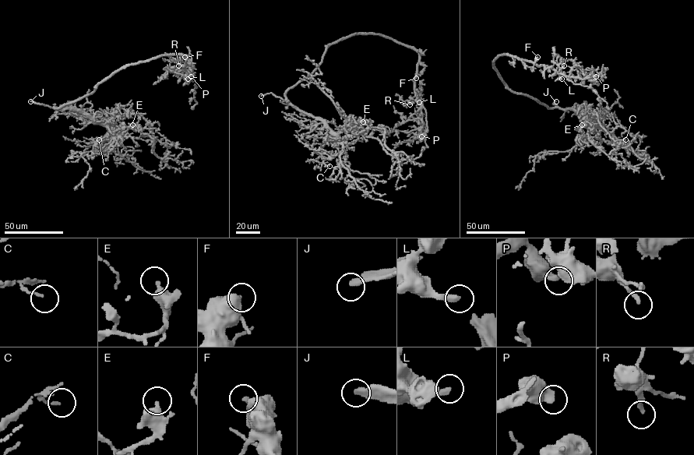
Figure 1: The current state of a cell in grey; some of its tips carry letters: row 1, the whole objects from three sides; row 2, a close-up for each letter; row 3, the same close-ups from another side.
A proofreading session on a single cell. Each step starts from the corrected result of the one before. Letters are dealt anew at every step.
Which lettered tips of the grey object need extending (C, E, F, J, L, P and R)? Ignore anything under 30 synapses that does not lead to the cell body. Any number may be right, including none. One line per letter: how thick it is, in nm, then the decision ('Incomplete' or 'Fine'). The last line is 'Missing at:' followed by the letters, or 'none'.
C: Thickness 120 nm. Fine
E: Thickness 440 nm. Fine
F: Thickness 480 nm. Fine
J: Thickness 360 nm. Incomplete
L: Thickness 300 nm. Incomplete
P: Thickness 400 nm. Fine
R: Thickness 200 nm. Fine
Missing at: J, L

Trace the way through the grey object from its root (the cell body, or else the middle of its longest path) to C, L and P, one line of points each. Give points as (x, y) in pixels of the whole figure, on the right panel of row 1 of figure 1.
C: (527, 96), (548, 107), (572, 109), (582, 119), (610, 132), (619, 145), (623, 145), (625, 139)
L: (527, 96), (514, 92), (503, 82), (494, 67), (494, 61), (499, 55), (511, 54), (552, 68), (561, 79)
P: (527, 96), (514, 92), (503, 82), (494, 67), (494, 61), (499, 55), (530, 60), (572, 78), (596, 76)

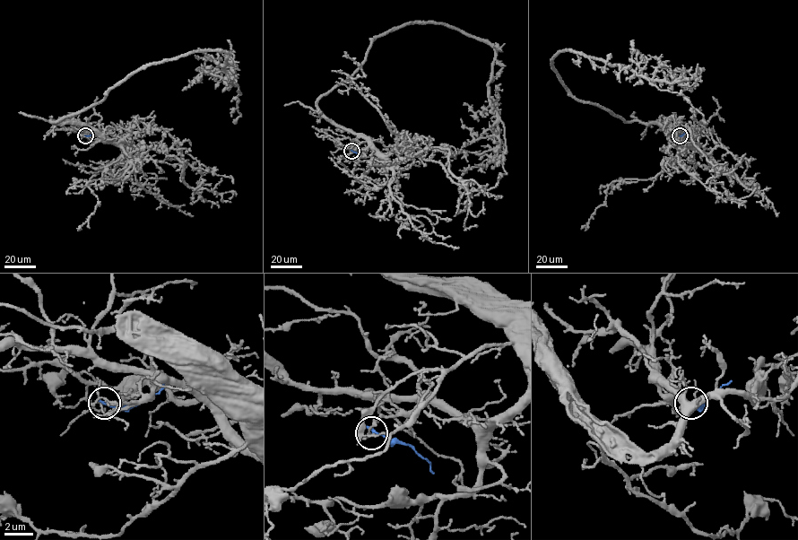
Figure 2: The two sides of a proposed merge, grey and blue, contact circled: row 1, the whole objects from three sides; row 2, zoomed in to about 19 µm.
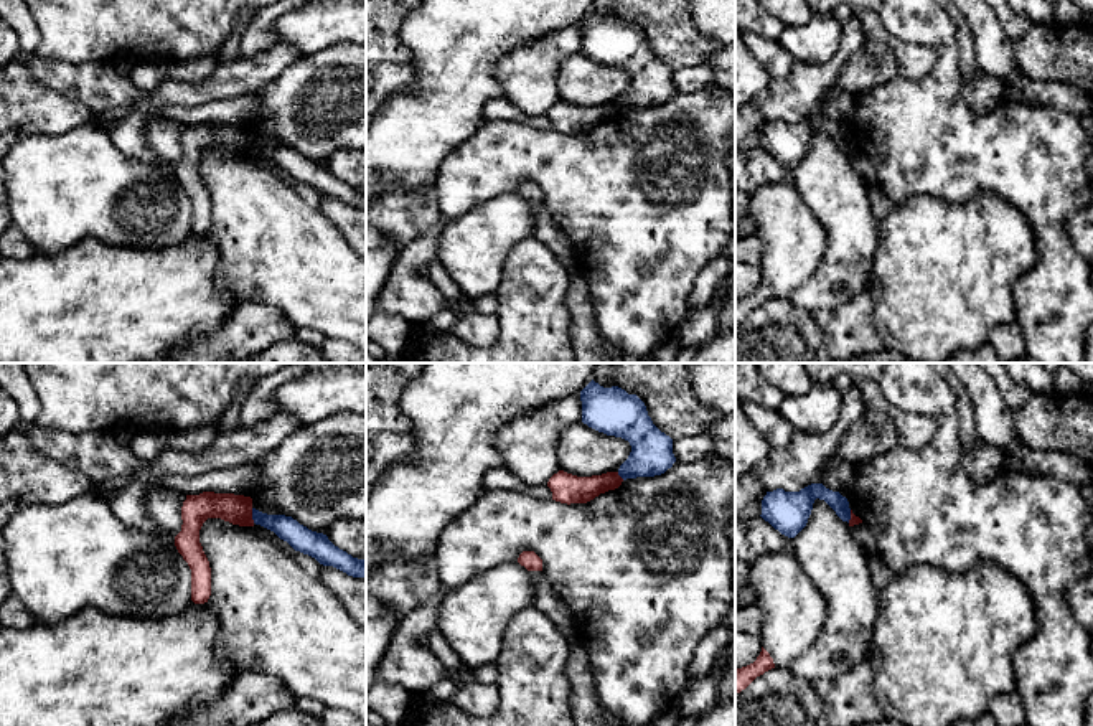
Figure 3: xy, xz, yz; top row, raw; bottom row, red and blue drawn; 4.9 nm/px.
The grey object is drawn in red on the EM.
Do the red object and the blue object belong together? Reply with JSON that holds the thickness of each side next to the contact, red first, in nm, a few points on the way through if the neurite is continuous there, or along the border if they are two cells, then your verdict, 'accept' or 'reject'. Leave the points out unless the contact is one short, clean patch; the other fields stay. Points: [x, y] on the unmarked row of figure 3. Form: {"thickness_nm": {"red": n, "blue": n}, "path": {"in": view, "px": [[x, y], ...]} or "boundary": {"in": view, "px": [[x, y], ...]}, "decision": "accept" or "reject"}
{"thickness_nm": {"red": 140, "blue": 120}, "boundary": {"in": "xy", "px": [[251, 139], [254, 152]]}, "decision": "reject"}

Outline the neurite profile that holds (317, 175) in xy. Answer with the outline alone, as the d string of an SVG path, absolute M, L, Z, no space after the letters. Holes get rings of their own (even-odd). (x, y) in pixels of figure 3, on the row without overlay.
M252 139L252 150L274 162L295 182L315 188L323 196L333 196L348 206L366 208L366 190L358 190L335 177L326 165L308 160L292 147L267 145Z

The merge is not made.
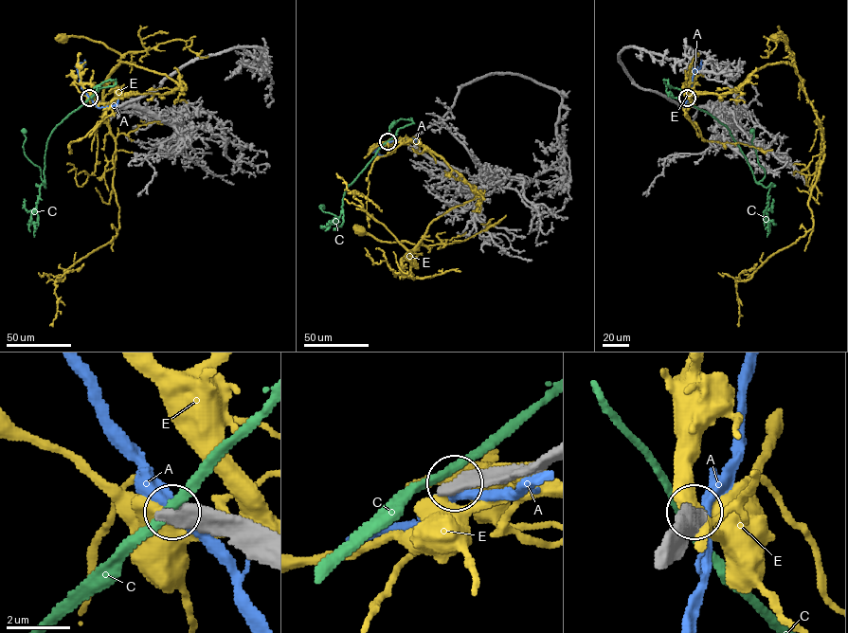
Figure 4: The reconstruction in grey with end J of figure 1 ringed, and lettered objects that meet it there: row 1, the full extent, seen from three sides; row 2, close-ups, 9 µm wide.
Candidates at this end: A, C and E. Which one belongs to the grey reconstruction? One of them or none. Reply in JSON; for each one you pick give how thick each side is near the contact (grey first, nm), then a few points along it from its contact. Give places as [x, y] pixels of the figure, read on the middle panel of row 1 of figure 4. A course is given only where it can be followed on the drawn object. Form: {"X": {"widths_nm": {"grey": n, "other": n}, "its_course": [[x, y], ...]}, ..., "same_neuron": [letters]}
{"same_neuron": []}

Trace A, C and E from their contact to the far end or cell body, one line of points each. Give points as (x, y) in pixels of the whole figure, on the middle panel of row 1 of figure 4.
A: (387, 142), (375, 148), (382, 156)
C: (387, 141), (346, 188), (338, 219), (322, 210), (321, 206)
E: (387, 142), (425, 146), (477, 194), (435, 219), (416, 249), (419, 245), (379, 241), (358, 228)

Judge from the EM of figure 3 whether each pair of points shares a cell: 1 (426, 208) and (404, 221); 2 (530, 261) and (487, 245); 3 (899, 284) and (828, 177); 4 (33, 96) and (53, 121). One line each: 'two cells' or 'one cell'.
1: one cell
2: two cells
3: two cells
4: one cell

